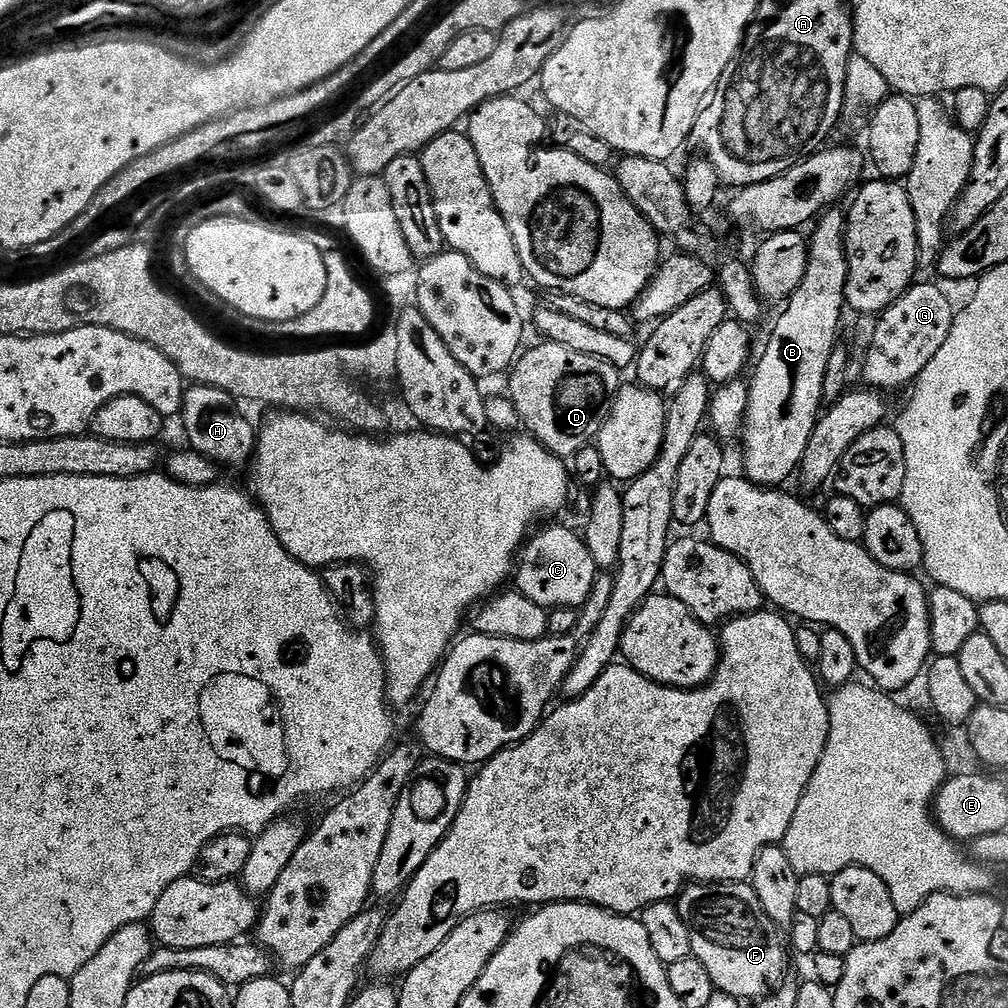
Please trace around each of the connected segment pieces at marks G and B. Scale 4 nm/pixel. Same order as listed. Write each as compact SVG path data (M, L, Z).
M913 283L885 312L879 313L874 342L866 354L863 383L872 390L904 388L916 383L926 362L938 354L950 334L954 307L936 284Z
M828 210L819 217L818 223L811 229L808 245L808 265L806 274L783 305L784 313L776 320L772 333L768 336L768 345L756 364L756 373L748 384L748 409L744 415L744 469L743 475L753 484L761 486L780 486L783 480L797 475L810 434L814 434L816 421L822 415L824 404L824 383L826 382L826 362L830 354L838 347L836 335L840 332L840 315L846 312L844 291L848 281L848 251L844 248L846 216L843 211Z

